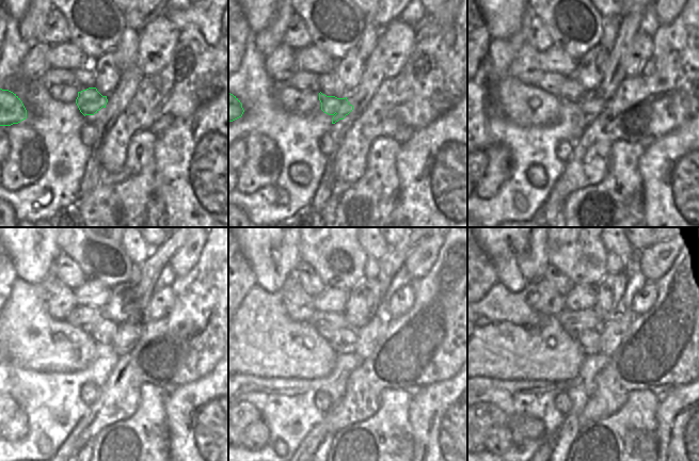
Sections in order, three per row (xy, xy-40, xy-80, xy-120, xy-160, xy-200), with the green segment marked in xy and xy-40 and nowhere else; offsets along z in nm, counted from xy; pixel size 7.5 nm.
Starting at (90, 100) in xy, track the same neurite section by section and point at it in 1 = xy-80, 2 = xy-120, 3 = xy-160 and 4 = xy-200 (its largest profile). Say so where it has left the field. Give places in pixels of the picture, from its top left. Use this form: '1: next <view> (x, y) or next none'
1: next xy-80 (592, 106)
2: next xy-120 (127, 335)
3: next xy-160 (368, 335)
4: next xy-200 (616, 327)

